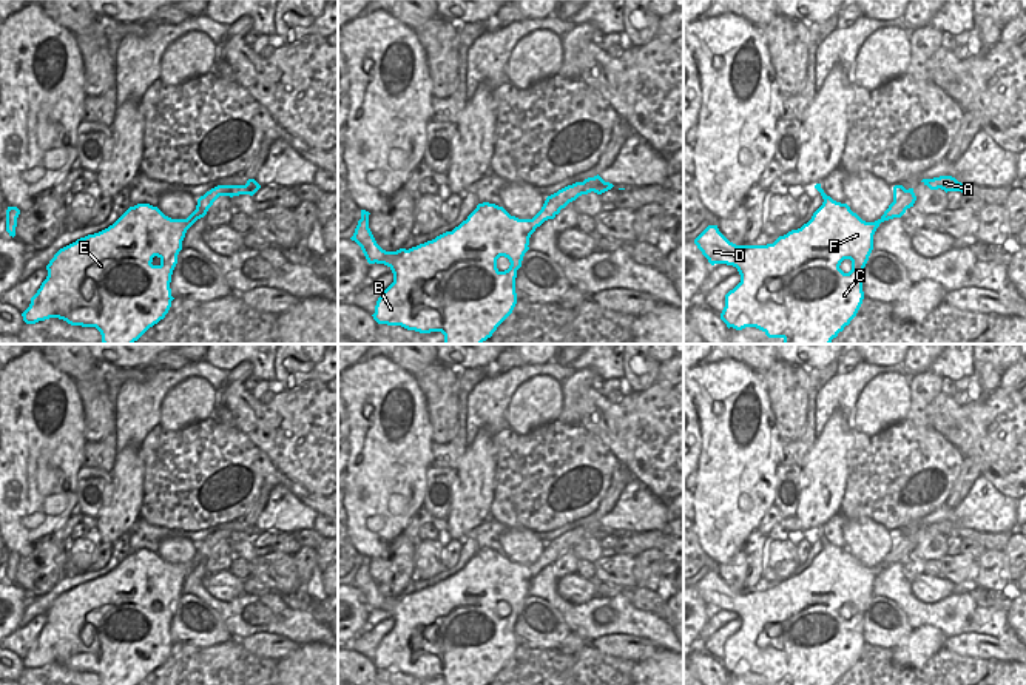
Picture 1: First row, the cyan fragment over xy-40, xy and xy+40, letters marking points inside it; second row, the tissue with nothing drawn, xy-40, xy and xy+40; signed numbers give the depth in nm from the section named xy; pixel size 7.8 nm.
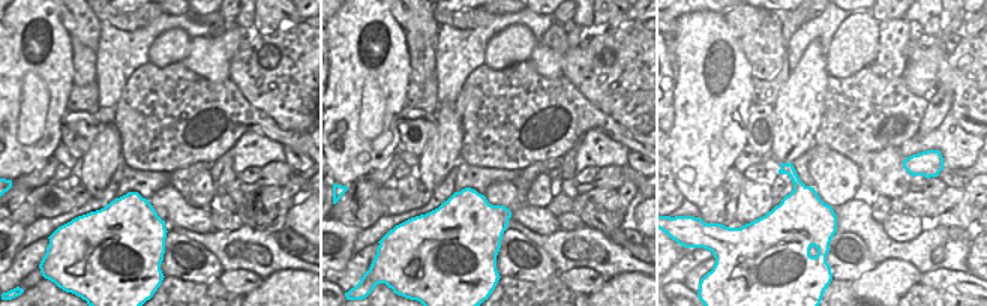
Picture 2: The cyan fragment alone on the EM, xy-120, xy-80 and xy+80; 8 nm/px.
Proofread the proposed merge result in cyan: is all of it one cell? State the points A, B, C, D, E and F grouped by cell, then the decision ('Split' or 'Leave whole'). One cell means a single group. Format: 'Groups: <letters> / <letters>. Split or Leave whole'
Groups: A B C D E F. Leave whole

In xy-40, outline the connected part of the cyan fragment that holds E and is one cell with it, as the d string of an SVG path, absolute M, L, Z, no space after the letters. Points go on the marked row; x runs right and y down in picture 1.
M255 179L245 185L218 185L197 199L196 210L187 219L171 219L150 204L130 207L108 228L80 238L54 255L46 265L46 279L22 313L23 321L35 324L59 318L71 326L96 327L103 344L133 344L171 307L170 282L187 230L207 214L219 196L253 196L259 188Z

